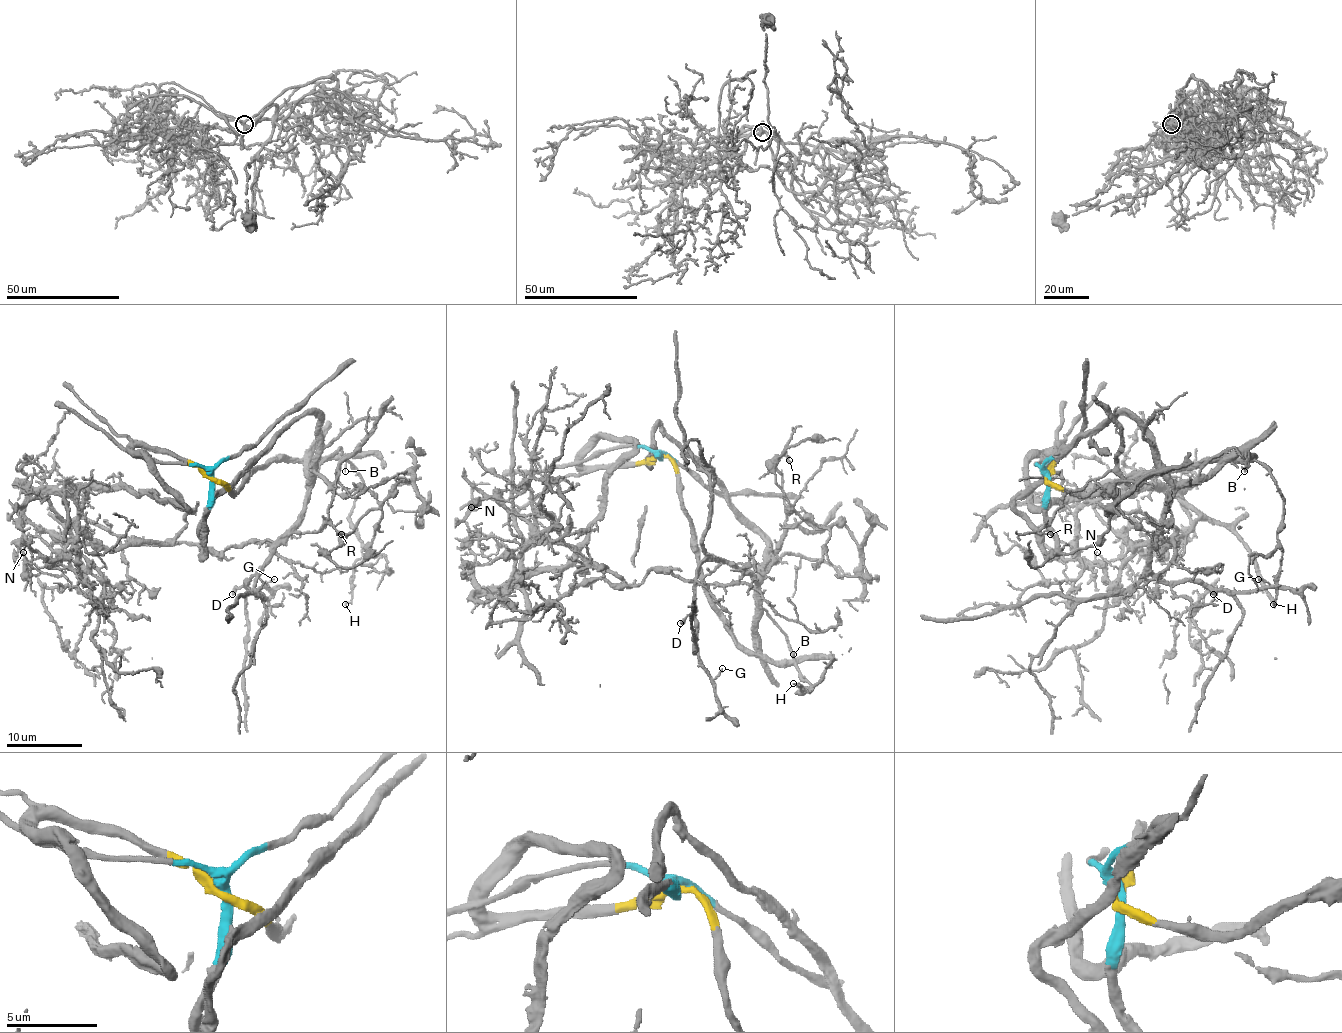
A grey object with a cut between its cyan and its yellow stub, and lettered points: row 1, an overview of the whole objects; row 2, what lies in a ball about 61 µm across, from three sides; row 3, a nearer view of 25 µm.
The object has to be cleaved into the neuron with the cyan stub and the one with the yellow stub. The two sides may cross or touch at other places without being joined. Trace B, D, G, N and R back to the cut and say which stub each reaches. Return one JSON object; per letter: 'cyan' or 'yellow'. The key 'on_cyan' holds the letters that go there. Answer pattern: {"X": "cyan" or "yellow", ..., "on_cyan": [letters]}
{"B": "cyan", "D": "cyan", "G": "cyan", "N": "yellow", "R": "cyan", "on_cyan": ["B", "D", "G", "R"]}

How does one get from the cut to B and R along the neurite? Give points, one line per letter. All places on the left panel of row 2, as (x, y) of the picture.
B: (211, 477), (203, 555), (211, 502), (305, 415), (319, 420), (317, 470), (307, 481), (338, 449), (345, 472)
R: (211, 477), (203, 555), (211, 502), (315, 415), (315, 470), (330, 485), (338, 472), (328, 523), (341, 534)

